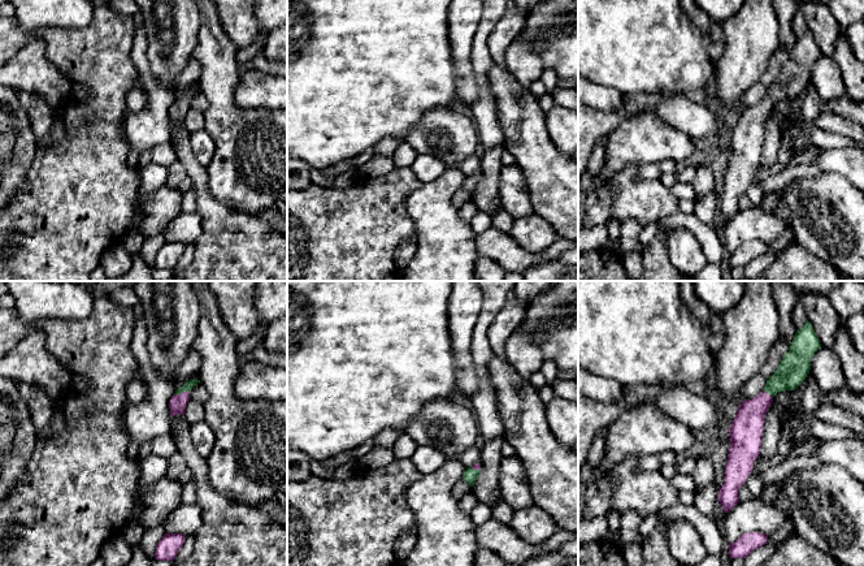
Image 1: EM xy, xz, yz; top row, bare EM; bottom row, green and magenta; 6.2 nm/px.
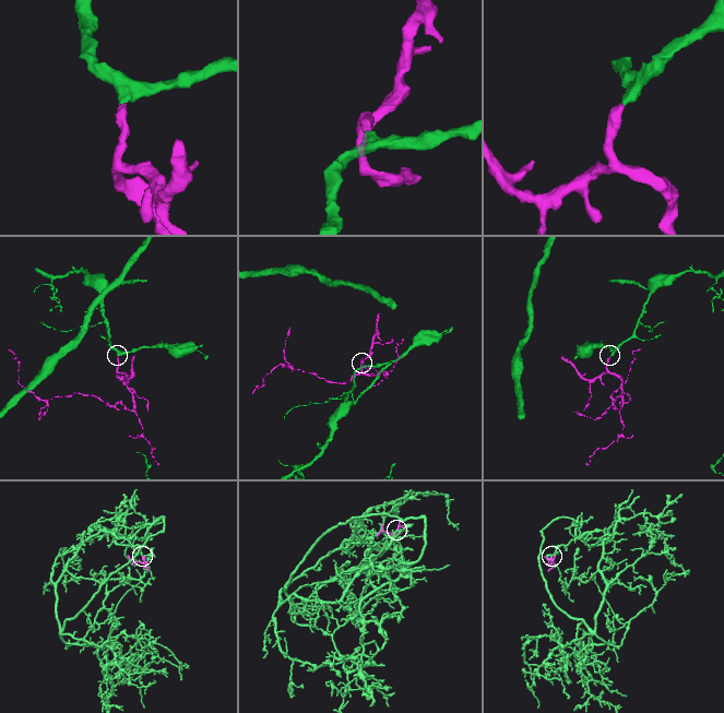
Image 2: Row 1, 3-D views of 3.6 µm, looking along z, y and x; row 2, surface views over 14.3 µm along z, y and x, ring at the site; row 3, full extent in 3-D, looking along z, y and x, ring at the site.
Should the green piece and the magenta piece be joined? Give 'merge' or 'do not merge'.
merge

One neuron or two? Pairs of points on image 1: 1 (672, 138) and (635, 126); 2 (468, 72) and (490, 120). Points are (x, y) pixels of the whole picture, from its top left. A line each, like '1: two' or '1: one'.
1: one
2: two

